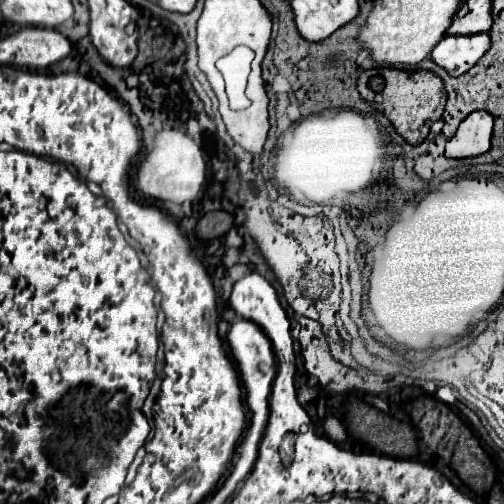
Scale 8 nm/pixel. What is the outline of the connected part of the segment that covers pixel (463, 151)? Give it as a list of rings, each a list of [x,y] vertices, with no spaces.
[[[473,111],[465,121],[461,121],[457,133],[447,141],[445,157],[465,159],[487,153],[491,147],[493,117],[485,111]]]

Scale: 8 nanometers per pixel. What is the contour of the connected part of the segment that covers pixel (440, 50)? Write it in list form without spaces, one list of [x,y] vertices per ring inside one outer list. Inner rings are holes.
[[[477,33],[477,35],[455,35],[445,37],[437,47],[431,51],[431,59],[443,67],[449,75],[459,77],[467,73],[489,49],[489,35]]]

